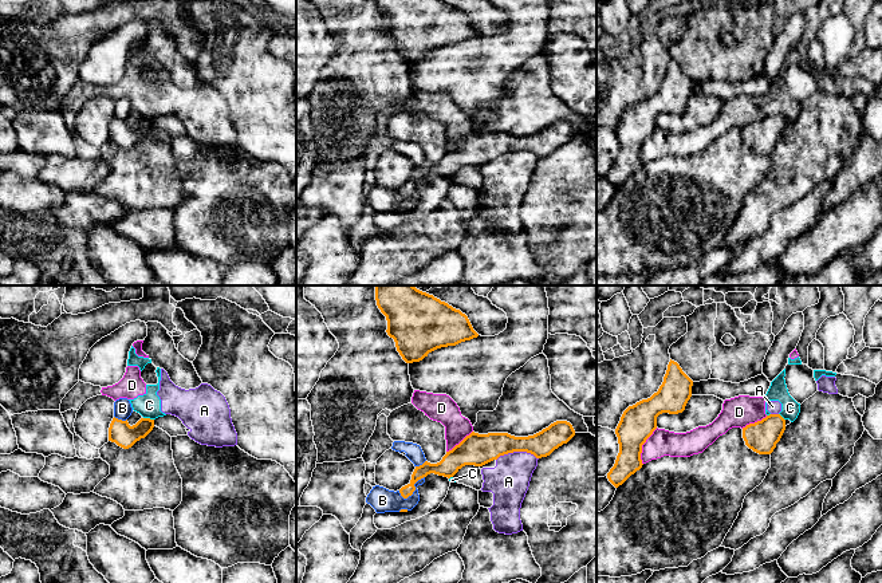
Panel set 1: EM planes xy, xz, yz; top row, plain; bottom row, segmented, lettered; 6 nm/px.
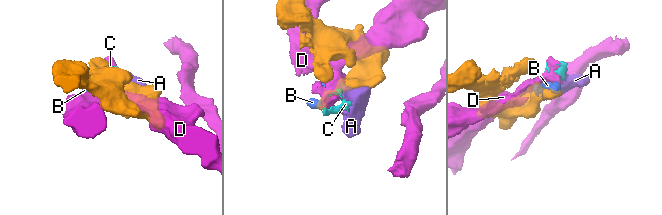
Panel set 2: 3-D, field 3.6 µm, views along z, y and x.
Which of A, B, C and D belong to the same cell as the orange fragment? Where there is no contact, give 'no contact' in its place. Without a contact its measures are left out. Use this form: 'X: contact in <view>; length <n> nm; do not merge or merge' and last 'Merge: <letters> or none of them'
A: contact in xz; length 260 nm; do not merge
B: contact in xz; length 190 nm; do not merge
C: contact in xy; length 70 nm; do not merge
D: contact in yz; length 240 nm; do not merge
Merge: none of them

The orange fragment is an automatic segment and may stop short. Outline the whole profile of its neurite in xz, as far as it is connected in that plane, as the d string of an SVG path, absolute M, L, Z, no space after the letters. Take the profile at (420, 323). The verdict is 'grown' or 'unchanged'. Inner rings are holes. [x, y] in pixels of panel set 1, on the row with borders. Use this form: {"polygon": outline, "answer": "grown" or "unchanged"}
{"polygon": "M375 285L375 300L406 363L479 336L465 314L414 285Z", "answer": "unchanged"}

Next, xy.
{"polygon": "M113 418L109 428L109 441L115 442L123 449L131 448L137 441L145 438L154 428L154 419L141 418L130 426L127 419Z", "answer": "unchanged"}

